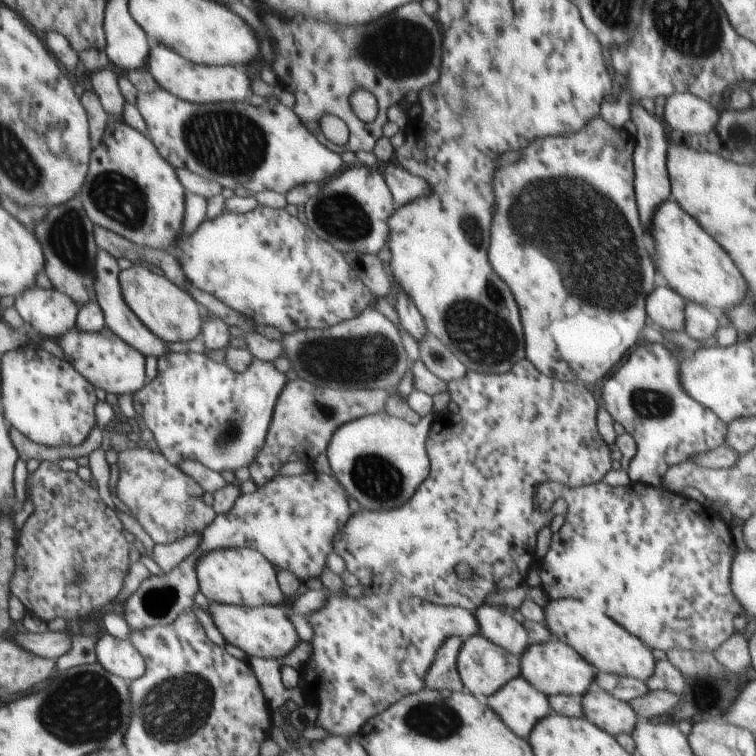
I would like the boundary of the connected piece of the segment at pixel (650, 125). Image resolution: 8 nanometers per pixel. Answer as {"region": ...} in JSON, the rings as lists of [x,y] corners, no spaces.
{"region":[[[637,101],[630,104],[630,120],[633,126],[636,126],[633,152],[634,197],[641,223],[649,233],[653,211],[658,209],[660,202],[670,196],[669,174],[666,172],[666,148],[669,143],[665,141],[665,132],[659,123],[659,118],[648,114]]]}

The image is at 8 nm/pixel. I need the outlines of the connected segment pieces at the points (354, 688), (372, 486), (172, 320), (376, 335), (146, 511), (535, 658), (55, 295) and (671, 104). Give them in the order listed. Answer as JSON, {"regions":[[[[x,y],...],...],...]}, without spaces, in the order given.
{"regions":[[[[375,587],[365,588],[365,594],[360,598],[345,598],[339,595],[327,596],[324,603],[315,612],[310,612],[303,617],[307,620],[309,626],[311,626],[311,630],[314,631],[314,635],[311,636],[309,641],[309,644],[311,644],[311,653],[303,663],[301,670],[301,674],[305,677],[305,702],[309,704],[309,700],[311,700],[311,702],[315,704],[315,708],[317,708],[317,718],[315,718],[314,721],[315,727],[320,727],[329,735],[347,737],[348,739],[354,738],[357,735],[357,732],[361,730],[361,726],[363,726],[363,722],[365,722],[367,718],[371,719],[371,716],[379,714],[379,712],[385,710],[389,704],[393,704],[393,702],[401,700],[404,696],[419,692],[426,687],[424,681],[425,673],[433,662],[436,650],[445,639],[458,636],[464,640],[478,634],[477,618],[467,609],[453,605],[431,604],[431,601],[424,601],[418,596],[403,596],[403,594],[399,596],[399,594],[389,592],[389,589],[385,590],[384,588]]],[[[383,411],[359,417],[338,426],[337,431],[331,436],[329,446],[325,453],[327,462],[333,471],[333,477],[342,485],[342,488],[350,494],[353,500],[358,502],[361,509],[387,510],[403,504],[411,498],[413,490],[427,478],[430,464],[427,462],[427,453],[424,447],[427,433],[432,421],[433,414],[420,417],[417,424],[392,417]]],[[[133,264],[120,272],[124,299],[136,312],[141,322],[166,343],[189,342],[200,338],[203,332],[203,316],[199,303],[186,290],[175,286],[169,278],[159,276],[144,265]]],[[[375,307],[355,318],[324,329],[307,329],[282,334],[281,344],[297,378],[334,391],[345,389],[395,389],[407,370],[407,356],[397,328]]],[[[119,447],[116,496],[155,543],[174,543],[191,533],[204,532],[218,517],[204,499],[204,488],[157,450]]],[[[555,638],[547,639],[539,644],[529,644],[518,657],[518,661],[518,676],[523,677],[523,680],[546,696],[581,696],[595,679],[595,670],[578,652],[575,652],[570,645],[563,644]]],[[[33,285],[15,297],[15,308],[37,334],[56,341],[77,326],[81,305],[61,289]]],[[[684,92],[669,95],[665,99],[661,120],[665,121],[667,126],[675,132],[691,134],[691,130],[693,130],[696,134],[705,134],[705,130],[709,130],[713,124],[717,124],[717,114],[705,102],[701,102],[701,98],[692,93]]]]}

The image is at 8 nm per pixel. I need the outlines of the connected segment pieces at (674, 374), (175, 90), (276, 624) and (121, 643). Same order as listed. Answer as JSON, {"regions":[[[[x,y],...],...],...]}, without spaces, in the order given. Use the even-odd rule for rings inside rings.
{"regions":[[[[646,343],[635,345],[601,386],[604,409],[635,443],[635,459],[626,468],[631,483],[662,487],[662,479],[669,468],[689,463],[692,456],[709,452],[726,442],[726,422],[687,395],[679,376],[679,362],[669,348],[661,343]]],[[[152,43],[146,68],[151,76],[171,94],[190,103],[209,104],[246,100],[249,80],[236,65],[200,65],[161,43]]],[[[209,601],[210,618],[224,637],[225,642],[237,646],[248,657],[279,658],[285,656],[294,648],[297,634],[287,620],[285,612],[276,605],[261,605],[248,607],[245,605],[228,605]]],[[[105,633],[97,640],[95,651],[103,667],[129,684],[146,673],[146,660],[129,638],[121,640]]]]}

